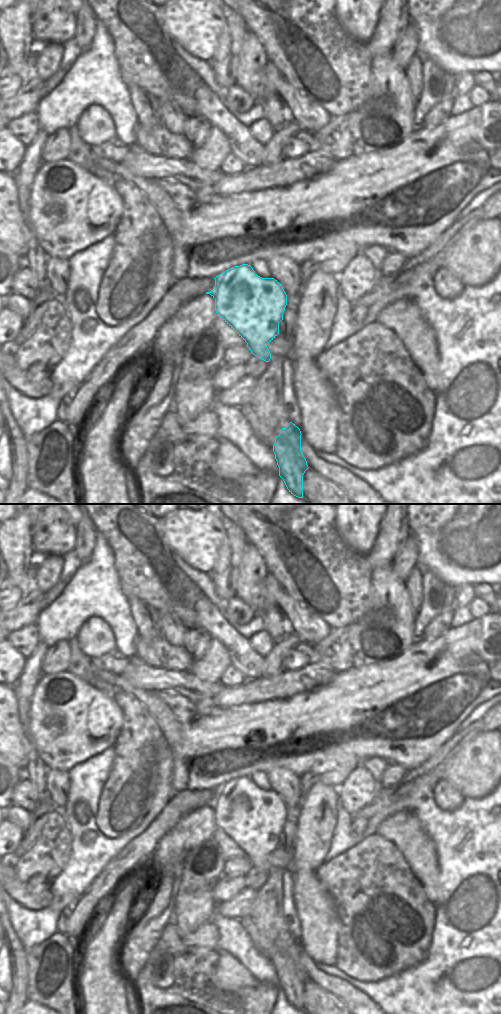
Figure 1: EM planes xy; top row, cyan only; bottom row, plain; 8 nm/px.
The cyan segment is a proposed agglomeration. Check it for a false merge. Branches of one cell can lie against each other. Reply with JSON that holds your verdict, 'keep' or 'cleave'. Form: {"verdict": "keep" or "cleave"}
{"verdict": "keep"}

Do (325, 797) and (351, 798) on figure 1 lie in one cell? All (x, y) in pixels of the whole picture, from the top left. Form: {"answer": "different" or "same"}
{"answer": "different"}

